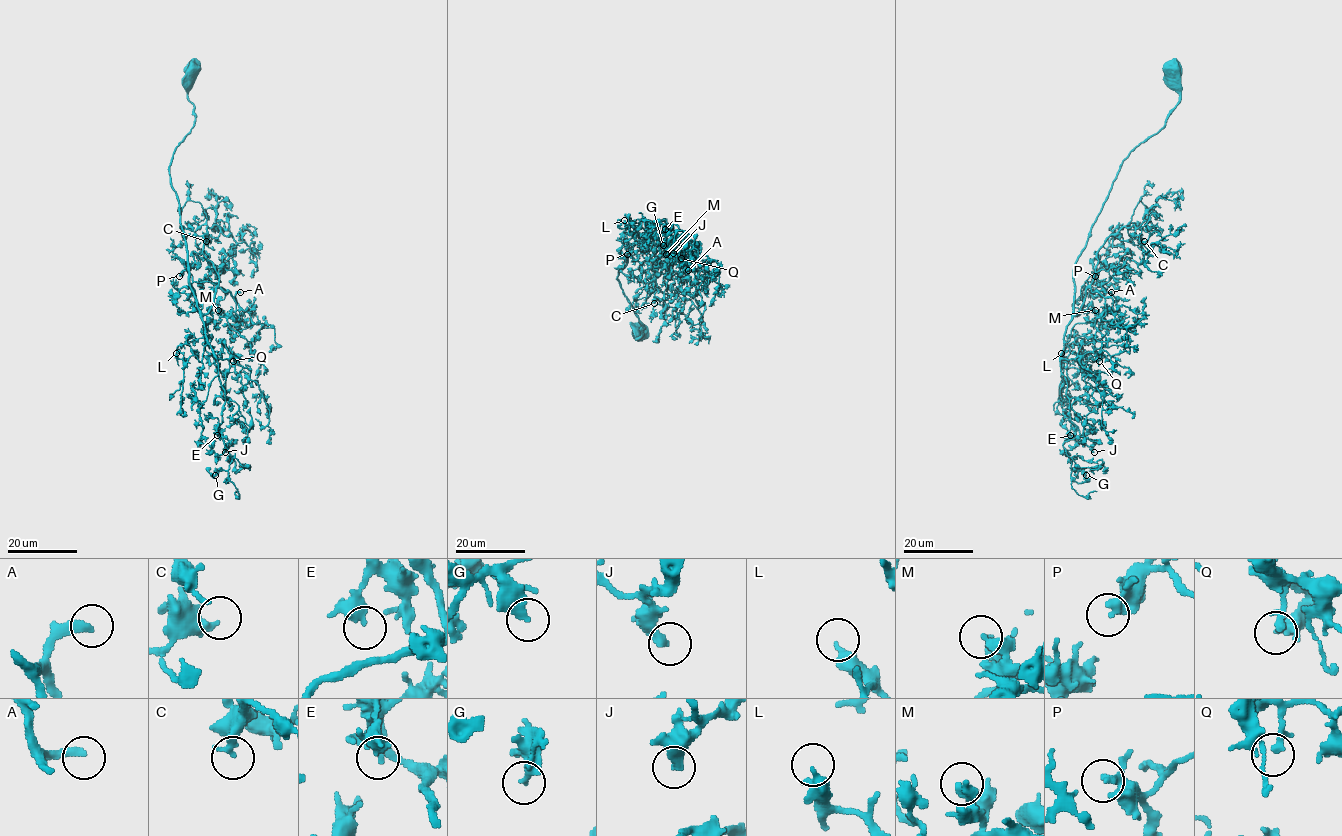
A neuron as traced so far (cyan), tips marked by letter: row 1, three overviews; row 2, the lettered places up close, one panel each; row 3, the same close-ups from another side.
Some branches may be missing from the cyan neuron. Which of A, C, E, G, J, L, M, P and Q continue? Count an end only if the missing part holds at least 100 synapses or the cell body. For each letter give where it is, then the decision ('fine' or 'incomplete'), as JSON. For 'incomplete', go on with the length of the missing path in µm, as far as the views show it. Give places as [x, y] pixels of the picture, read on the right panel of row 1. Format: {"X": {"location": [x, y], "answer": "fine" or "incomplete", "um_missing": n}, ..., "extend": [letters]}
{"A": {"location": [1111, 292], "answer": "incomplete", "um_missing": 25}, "C": {"location": [1144, 241], "answer": "fine"}, "E": {"location": [1070, 435], "answer": "fine"}, "G": {"location": [1086, 475], "answer": "fine"}, "J": {"location": [1094, 452], "answer": "fine"}, "L": {"location": [1061, 353], "answer": "fine"}, "M": {"location": [1095, 310], "answer": "fine"}, "P": {"location": [1095, 276], "answer": "fine"}, "Q": {"location": [1099, 361], "answer": "fine"}, "extend": ["A"]}

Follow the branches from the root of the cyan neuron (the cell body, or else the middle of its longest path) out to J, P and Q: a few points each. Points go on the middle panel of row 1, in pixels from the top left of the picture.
J: (640, 332), (636, 338), (643, 324), (617, 273), (636, 233), (665, 219), (673, 253)
P: (640, 332), (636, 338), (643, 324), (617, 273), (637, 233), (648, 233), (663, 245), (642, 245), (627, 254)
Q: (640, 332), (636, 338), (643, 324), (617, 281), (636, 233), (663, 220), (680, 239), (681, 258)

